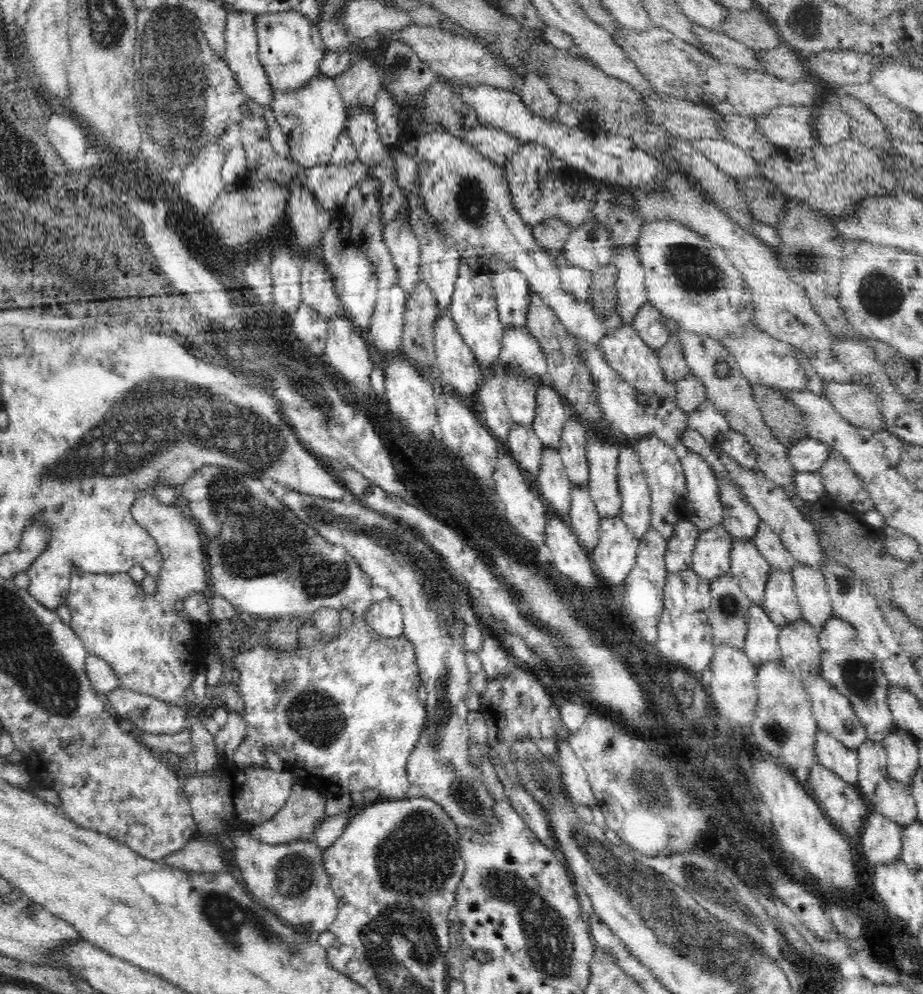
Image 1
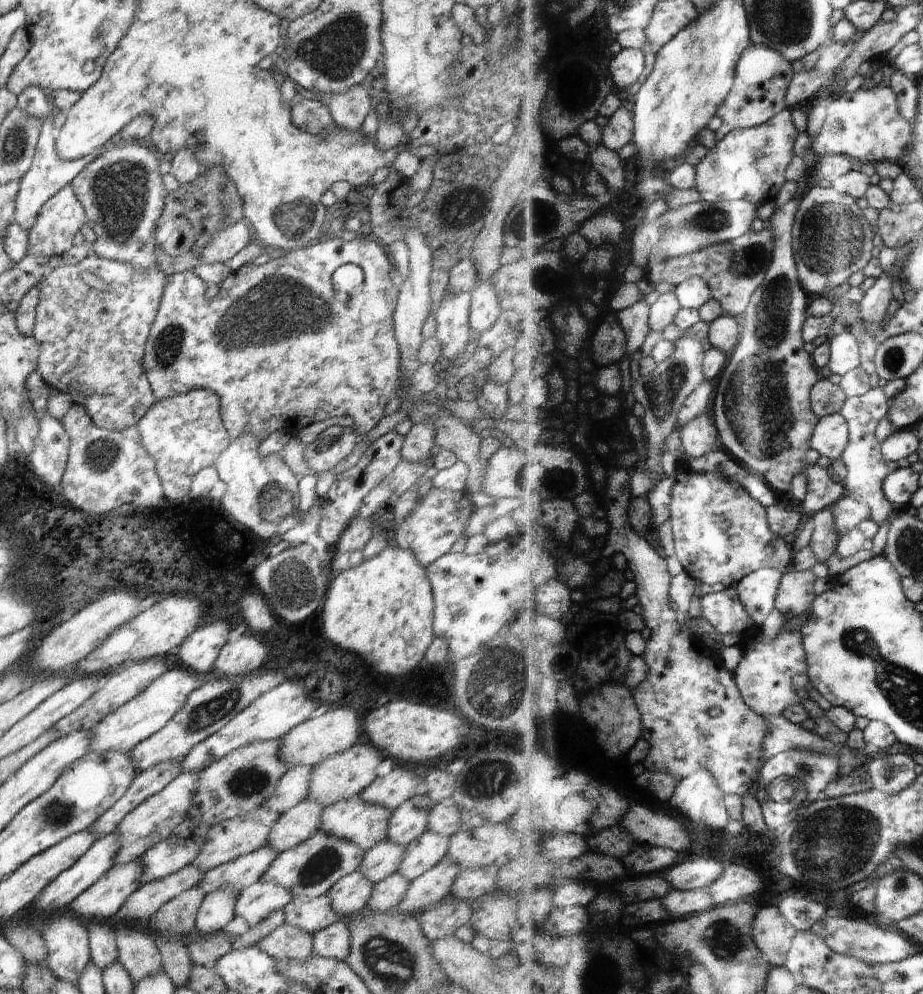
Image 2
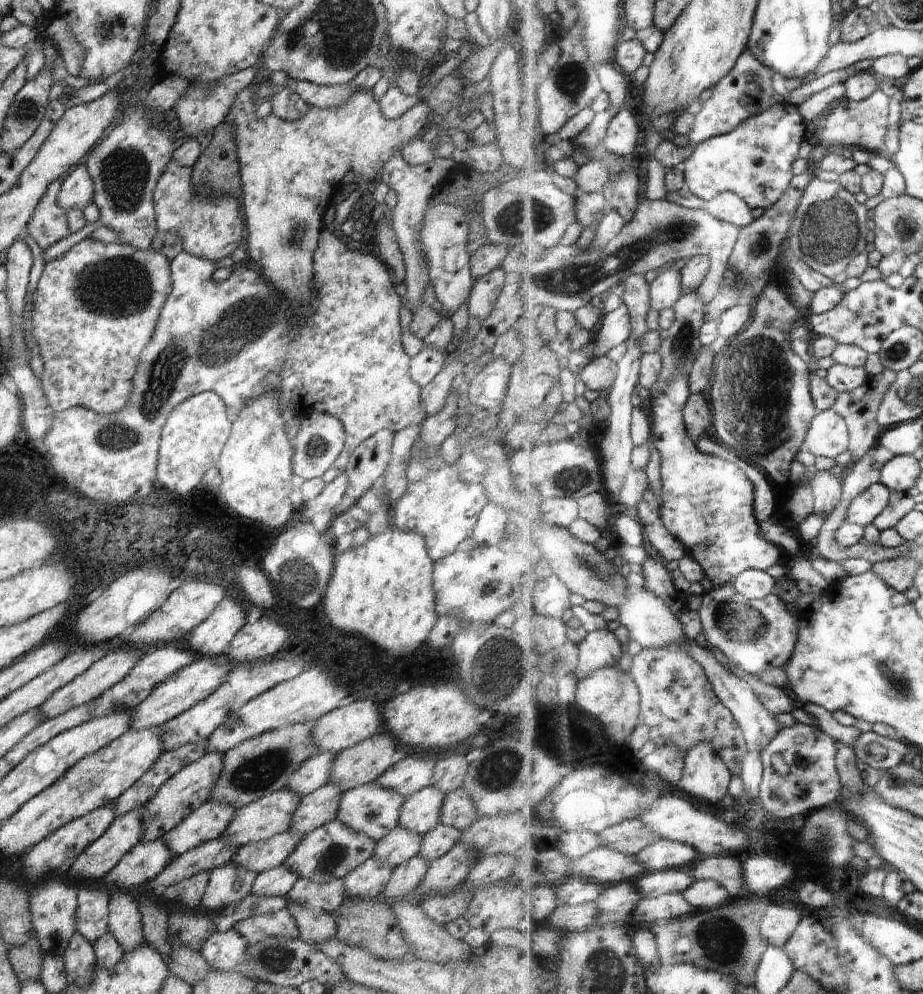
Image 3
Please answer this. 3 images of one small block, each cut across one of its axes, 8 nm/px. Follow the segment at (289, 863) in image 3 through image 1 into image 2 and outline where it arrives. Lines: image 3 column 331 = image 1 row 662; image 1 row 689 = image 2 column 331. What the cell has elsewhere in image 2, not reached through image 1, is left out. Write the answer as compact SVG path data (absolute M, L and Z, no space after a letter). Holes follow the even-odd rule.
M318 829L310 838L302 844L298 844L290 850L285 850L277 854L274 862L270 864L268 870L261 877L264 882L272 882L286 888L293 897L302 900L316 900L327 894L342 877L358 871L365 852L348 842L340 840L336 836L328 836Z

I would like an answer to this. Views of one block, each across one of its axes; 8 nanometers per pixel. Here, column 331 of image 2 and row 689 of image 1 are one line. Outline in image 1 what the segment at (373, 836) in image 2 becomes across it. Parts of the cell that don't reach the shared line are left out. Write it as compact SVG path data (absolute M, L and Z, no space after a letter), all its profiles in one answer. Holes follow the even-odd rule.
M821 673L802 678L802 684L808 691L819 730L826 731L846 748L857 752L867 740L867 732L850 699L830 686Z

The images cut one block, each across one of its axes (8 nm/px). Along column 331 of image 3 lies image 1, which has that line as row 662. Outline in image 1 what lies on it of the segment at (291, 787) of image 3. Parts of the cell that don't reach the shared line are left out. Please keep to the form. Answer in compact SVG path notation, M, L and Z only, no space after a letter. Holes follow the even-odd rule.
M751 603L746 621L748 621L748 634L744 640L744 651L755 668L770 660L781 660L782 649L778 645L779 629L763 607Z

